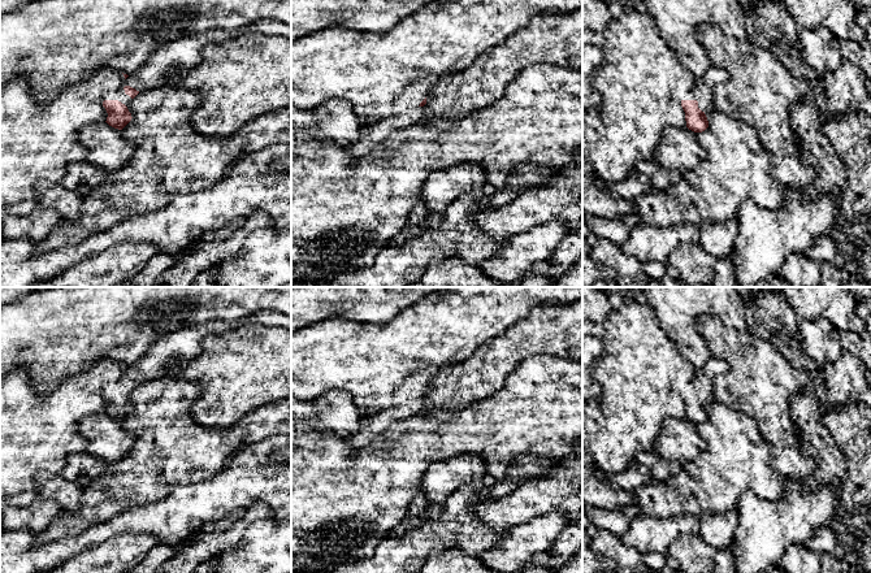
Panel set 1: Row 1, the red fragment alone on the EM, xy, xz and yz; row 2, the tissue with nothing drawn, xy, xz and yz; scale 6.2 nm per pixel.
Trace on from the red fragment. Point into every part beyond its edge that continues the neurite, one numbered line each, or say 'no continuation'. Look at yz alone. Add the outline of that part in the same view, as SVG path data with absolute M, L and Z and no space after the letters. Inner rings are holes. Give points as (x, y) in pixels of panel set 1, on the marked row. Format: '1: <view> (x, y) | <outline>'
1: yz (703, 86) | M711 65L703 77L696 79L694 92L697 95L698 108L702 112L715 110L712 100L712 88L718 83L724 83L728 79L728 73L715 65Z

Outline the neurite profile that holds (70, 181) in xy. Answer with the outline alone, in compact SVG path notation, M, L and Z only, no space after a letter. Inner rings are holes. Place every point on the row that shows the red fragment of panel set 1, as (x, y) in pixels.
M73 161L68 164L66 174L60 183L78 195L86 196L100 182L103 182L109 172L91 165L88 161Z

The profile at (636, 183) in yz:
M634 170L621 182L604 185L604 190L612 197L623 197L628 203L634 204L640 195L654 191L654 187L647 175Z

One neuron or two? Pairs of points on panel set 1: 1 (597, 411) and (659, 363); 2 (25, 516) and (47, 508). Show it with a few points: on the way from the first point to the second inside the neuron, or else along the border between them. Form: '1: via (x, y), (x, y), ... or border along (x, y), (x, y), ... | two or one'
1: via (612, 409), (644, 378) | one
2: via (30, 516), (38, 516), (42, 512) | one

